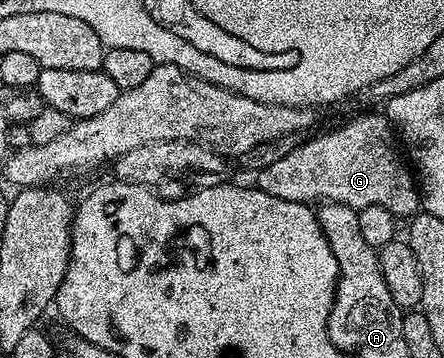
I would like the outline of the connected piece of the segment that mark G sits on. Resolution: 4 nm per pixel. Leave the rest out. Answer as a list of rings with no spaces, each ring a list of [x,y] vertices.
[[[369,112],[361,113],[359,118],[326,134],[314,133],[309,136],[314,138],[306,142],[304,139],[294,150],[287,152],[283,160],[275,160],[275,164],[256,171],[257,189],[279,196],[279,200],[306,204],[338,202],[356,211],[378,205],[387,208],[398,219],[412,219],[422,209],[414,171],[407,165],[395,131],[384,113],[365,113]]]

